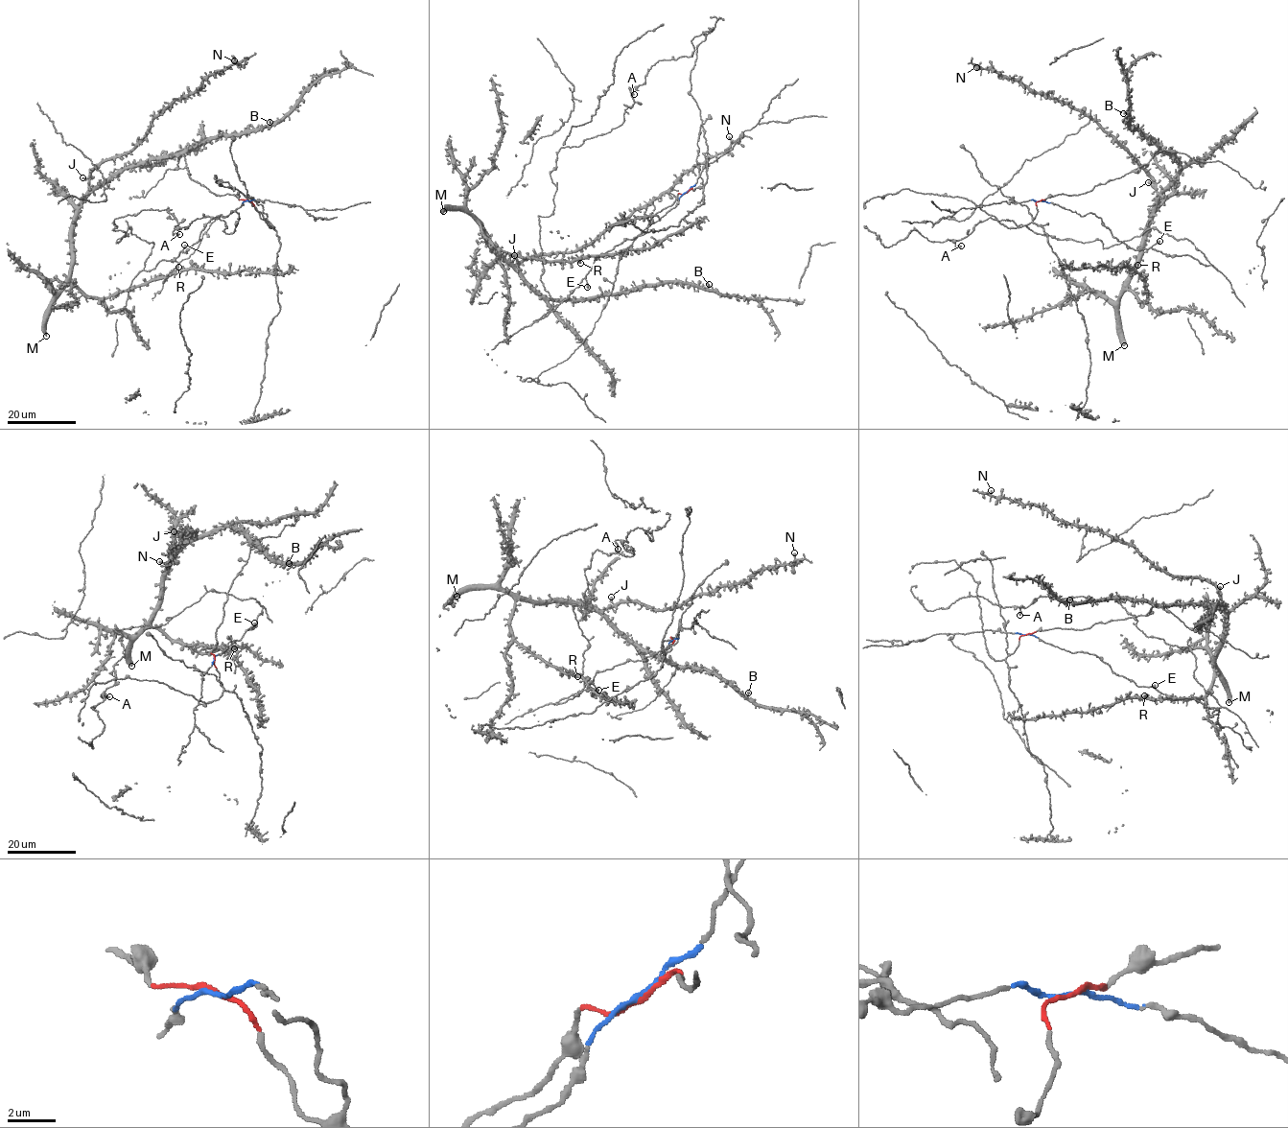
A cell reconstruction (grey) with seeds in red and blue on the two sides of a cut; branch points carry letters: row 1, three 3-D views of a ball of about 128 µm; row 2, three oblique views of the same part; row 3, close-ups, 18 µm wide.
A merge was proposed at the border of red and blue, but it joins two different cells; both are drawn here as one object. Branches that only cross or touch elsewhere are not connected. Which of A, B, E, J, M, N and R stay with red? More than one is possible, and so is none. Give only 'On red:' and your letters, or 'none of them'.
On red: B, J, M, N, R

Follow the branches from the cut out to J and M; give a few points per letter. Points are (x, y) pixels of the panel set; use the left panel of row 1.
J: (247, 200), (233, 195), (214, 194), (194, 181), (181, 154), (123, 168), (91, 189), (88, 178), (82, 177)
M: (247, 200), (214, 194), (194, 181), (181, 154), (125, 167), (80, 206), (68, 281), (58, 292), (46, 336)

